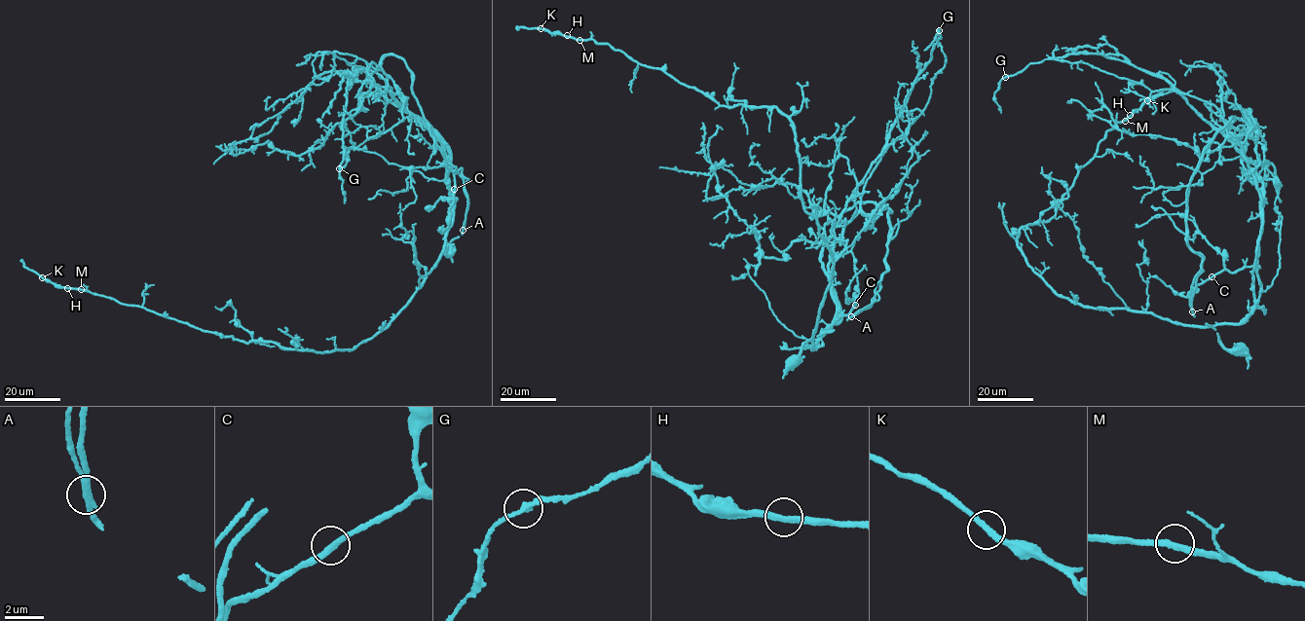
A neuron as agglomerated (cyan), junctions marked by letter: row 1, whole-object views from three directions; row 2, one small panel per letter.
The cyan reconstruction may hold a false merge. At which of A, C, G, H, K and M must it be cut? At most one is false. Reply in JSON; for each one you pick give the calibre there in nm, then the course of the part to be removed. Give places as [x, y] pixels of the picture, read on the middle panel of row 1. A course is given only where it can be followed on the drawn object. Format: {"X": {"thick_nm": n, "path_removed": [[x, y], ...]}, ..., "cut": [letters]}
{"A": {"thick_nm": 320, "path_removed": [[851, 316], [888, 270], [892, 212], [856, 202], [824, 227], [823, 241], [939, 30], [924, 51]]}, "cut": ["A"]}

